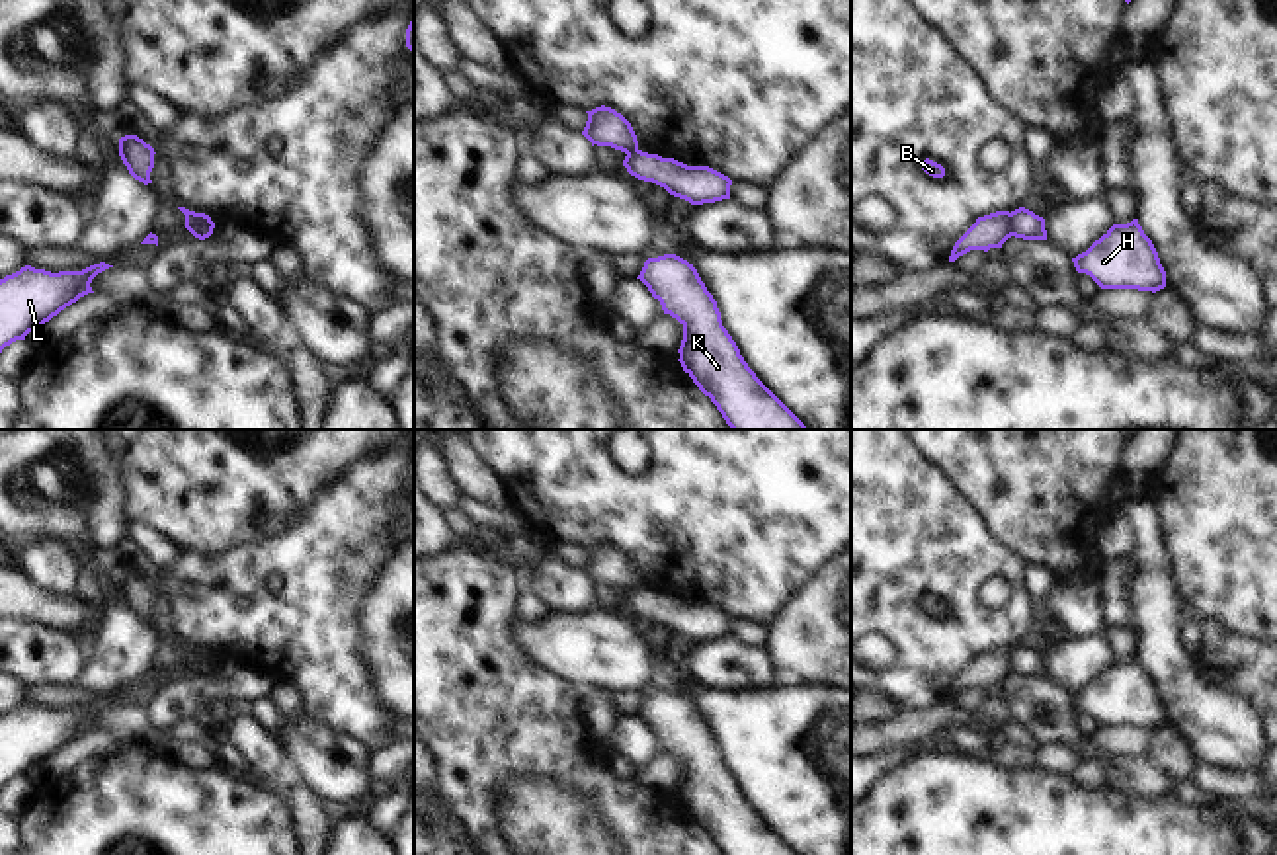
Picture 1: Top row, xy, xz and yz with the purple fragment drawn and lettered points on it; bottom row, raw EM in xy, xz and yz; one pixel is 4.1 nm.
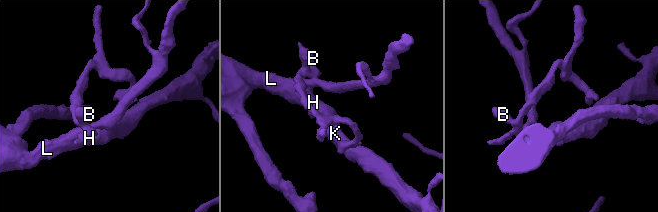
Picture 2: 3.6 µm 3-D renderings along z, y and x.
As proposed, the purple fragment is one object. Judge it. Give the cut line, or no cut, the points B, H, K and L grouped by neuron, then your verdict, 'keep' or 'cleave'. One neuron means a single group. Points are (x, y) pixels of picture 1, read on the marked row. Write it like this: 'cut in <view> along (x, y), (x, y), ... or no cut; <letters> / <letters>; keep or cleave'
cut in yz along (1010, 213), (1014, 235); B / H K L; cleave

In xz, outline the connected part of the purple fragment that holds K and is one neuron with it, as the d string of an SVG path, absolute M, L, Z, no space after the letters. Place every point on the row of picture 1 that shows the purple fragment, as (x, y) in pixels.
M676 254L648 258L637 279L660 301L664 314L683 326L678 361L732 429L808 429L748 367L693 264Z

